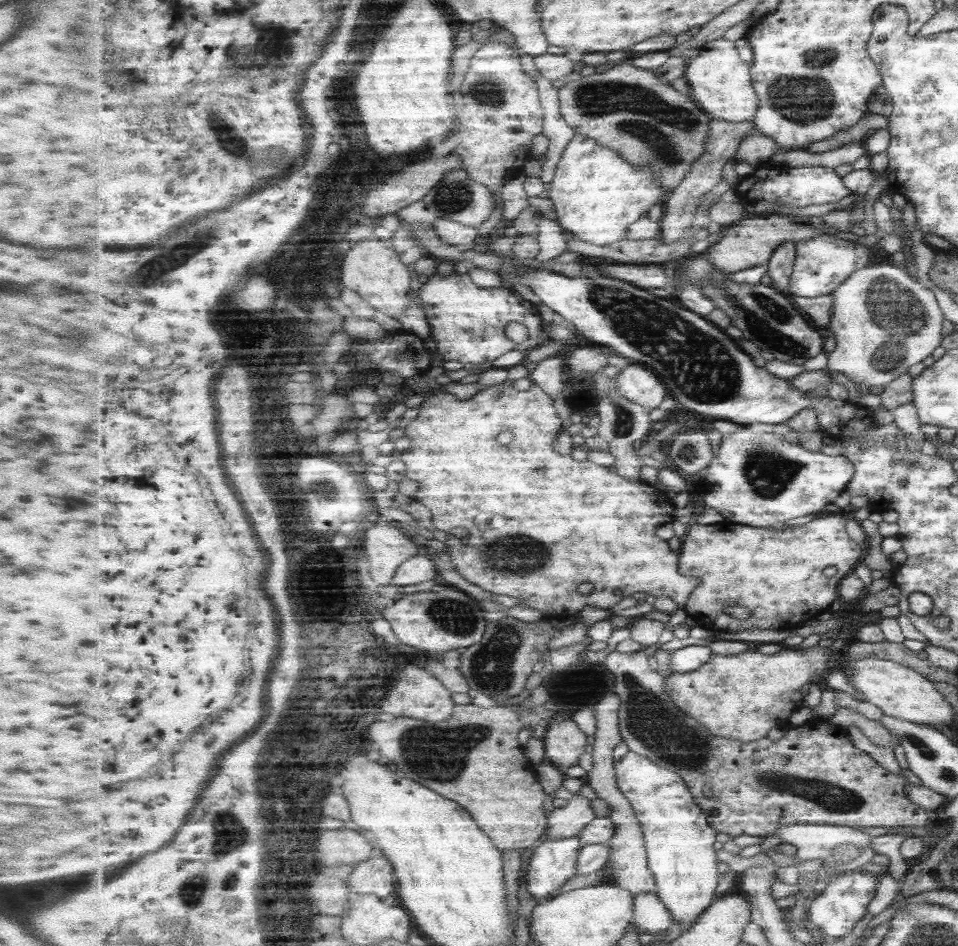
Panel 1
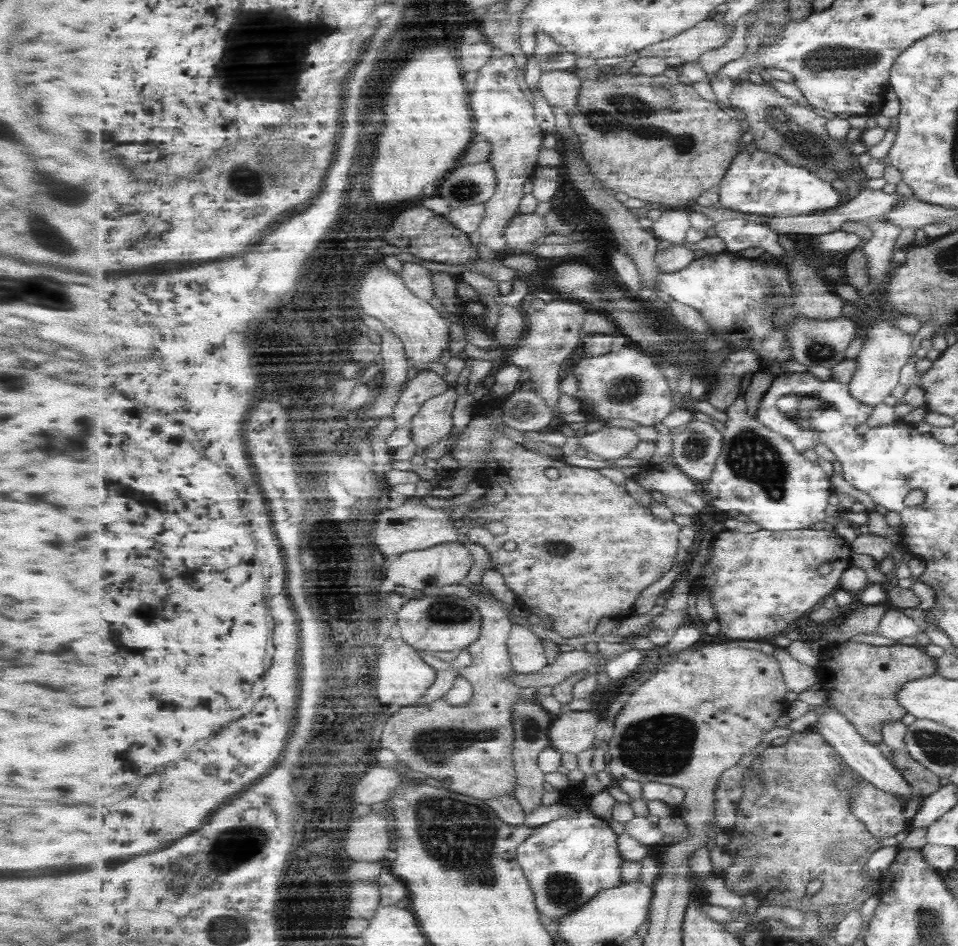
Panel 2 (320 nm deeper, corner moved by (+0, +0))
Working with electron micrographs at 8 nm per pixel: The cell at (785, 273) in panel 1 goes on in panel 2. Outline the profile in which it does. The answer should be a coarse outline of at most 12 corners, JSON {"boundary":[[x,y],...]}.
{"boundary":[[757,149],[735,157],[718,202],[790,217],[843,204],[830,182]]}

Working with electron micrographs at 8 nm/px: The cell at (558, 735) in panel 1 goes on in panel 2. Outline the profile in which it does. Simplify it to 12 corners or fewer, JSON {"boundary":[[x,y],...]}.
{"boundary":[[565,711],[550,726],[550,744],[579,754],[595,744],[601,722],[591,711]]}

